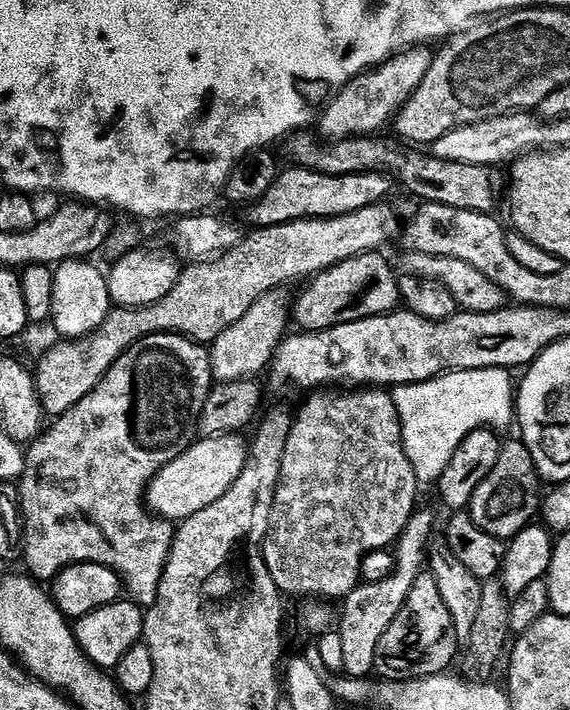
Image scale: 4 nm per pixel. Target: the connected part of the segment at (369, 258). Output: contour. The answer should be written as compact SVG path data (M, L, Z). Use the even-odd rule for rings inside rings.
M367 252L335 264L334 267L327 268L325 272L319 272L318 275L311 277L304 286L300 297L296 300L296 305L292 308L292 316L296 319L295 327L306 332L324 332L339 324L358 322L371 316L385 316L388 312L397 311L398 305L401 303L397 269L394 267L393 261L391 264L380 252Z

